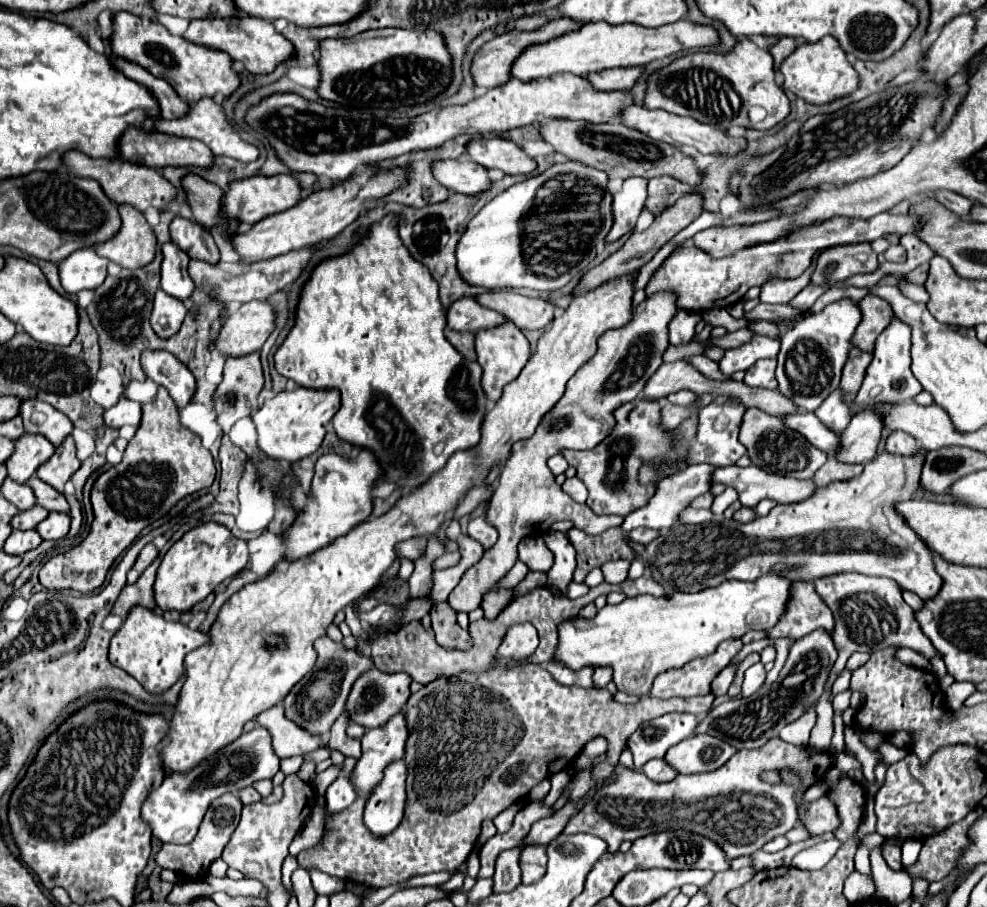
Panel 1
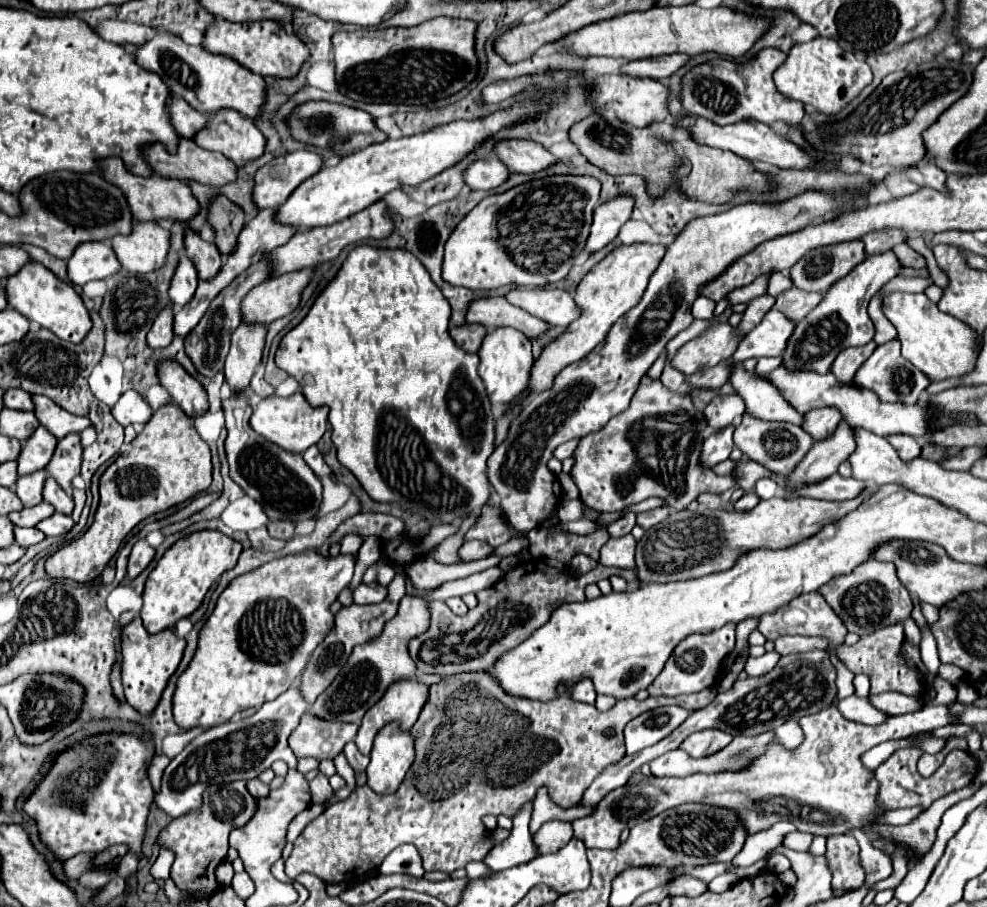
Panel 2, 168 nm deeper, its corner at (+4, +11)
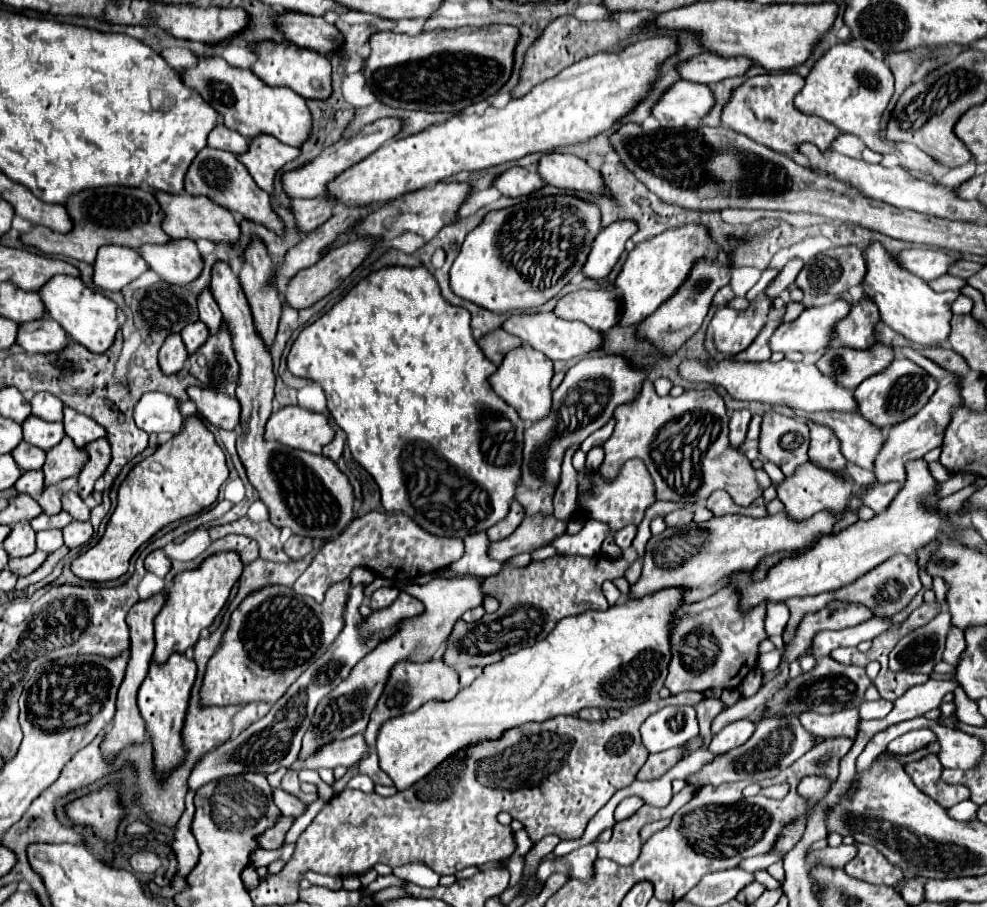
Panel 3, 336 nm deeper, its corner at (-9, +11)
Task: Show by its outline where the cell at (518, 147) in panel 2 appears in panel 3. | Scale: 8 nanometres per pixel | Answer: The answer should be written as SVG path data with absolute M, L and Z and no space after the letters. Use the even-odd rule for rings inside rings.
M546 153L538 163L538 171L548 185L590 195L608 195L602 173L592 169L580 157L566 153Z

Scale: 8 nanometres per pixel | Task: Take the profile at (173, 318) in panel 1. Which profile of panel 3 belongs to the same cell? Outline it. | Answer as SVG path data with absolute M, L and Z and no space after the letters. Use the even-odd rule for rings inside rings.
M168 335L168 339L164 341L164 345L158 353L158 359L160 359L160 369L164 375L174 375L180 369L184 369L186 361L188 361L188 353L186 353L186 347L182 343L182 337Z

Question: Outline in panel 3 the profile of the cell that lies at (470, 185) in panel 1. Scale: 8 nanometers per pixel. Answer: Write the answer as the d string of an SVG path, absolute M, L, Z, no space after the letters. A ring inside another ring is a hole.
M512 167L494 181L494 187L506 197L528 197L540 191L544 185L546 183L540 179L538 173L524 167Z

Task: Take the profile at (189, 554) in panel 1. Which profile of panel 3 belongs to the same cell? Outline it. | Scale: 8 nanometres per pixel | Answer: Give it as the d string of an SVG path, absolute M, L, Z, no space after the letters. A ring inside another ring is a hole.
M218 553L208 557L198 569L184 571L174 577L174 585L168 587L168 597L164 609L158 613L156 627L156 649L152 661L156 665L164 665L172 653L186 653L188 647L194 647L200 631L208 629L222 607L226 605L234 583L242 575L242 561L236 553Z

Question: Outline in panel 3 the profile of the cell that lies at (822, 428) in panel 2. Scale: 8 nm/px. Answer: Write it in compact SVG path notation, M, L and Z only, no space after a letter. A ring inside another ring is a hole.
M810 421L808 427L810 427L810 451L808 451L810 461L826 471L846 475L846 461L844 455L840 453L840 443L834 437L834 433L828 427L814 425Z

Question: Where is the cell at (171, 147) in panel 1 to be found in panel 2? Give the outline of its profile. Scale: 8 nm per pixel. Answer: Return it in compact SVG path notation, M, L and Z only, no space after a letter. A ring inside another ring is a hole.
M185 137L179 139L179 145L177 145L175 153L169 153L169 149L165 149L165 145L159 143L159 141L141 147L141 153L143 153L145 161L149 161L153 171L163 175L163 177L173 177L173 179L181 179L181 181L193 179L193 181L201 181L201 183L209 183L209 185L225 185L229 181L235 181L233 161L229 161L221 153L203 149L195 141L187 141Z

